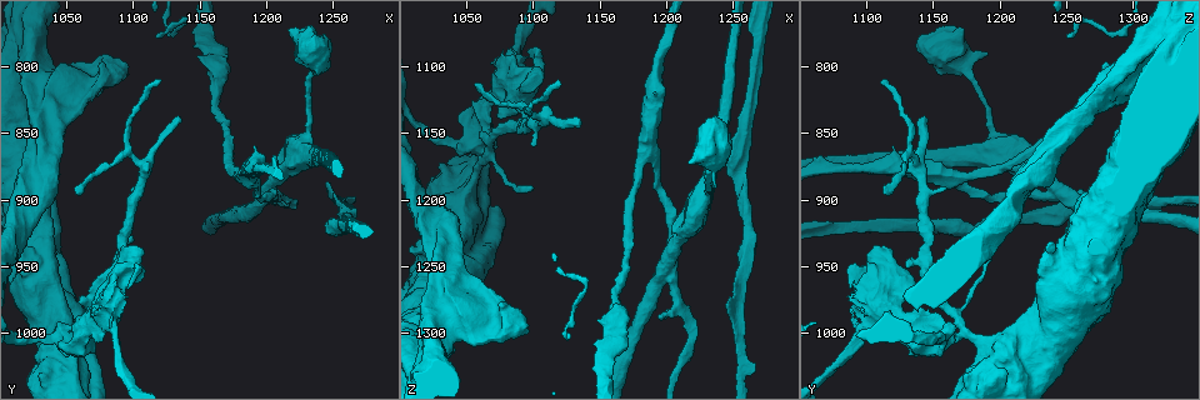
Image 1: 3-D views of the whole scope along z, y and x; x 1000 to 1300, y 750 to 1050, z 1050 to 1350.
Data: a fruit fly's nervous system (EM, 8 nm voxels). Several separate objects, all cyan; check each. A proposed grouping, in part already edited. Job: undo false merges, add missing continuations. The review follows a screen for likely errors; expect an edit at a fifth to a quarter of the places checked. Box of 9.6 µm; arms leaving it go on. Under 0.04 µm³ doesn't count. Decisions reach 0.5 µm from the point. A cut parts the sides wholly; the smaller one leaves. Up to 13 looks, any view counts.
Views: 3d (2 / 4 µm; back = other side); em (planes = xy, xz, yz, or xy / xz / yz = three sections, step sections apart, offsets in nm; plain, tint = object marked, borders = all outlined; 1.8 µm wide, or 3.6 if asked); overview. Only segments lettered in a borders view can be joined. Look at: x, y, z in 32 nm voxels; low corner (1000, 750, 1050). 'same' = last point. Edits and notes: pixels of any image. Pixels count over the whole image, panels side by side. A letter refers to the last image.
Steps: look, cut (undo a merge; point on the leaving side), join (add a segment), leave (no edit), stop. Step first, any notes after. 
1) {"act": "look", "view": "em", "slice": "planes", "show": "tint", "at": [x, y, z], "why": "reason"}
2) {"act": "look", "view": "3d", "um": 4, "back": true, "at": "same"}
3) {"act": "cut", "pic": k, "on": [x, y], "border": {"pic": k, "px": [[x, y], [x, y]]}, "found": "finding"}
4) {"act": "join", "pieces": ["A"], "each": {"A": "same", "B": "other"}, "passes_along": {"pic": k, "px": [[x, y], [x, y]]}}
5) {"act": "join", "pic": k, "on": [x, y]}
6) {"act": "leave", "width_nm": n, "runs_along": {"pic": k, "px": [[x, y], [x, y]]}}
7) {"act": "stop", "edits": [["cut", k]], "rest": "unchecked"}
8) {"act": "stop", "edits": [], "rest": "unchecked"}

{"act": "look", "view": "3d", "um": 4, "at": [1096, 956, 1112], "why": "abrupt turn"}

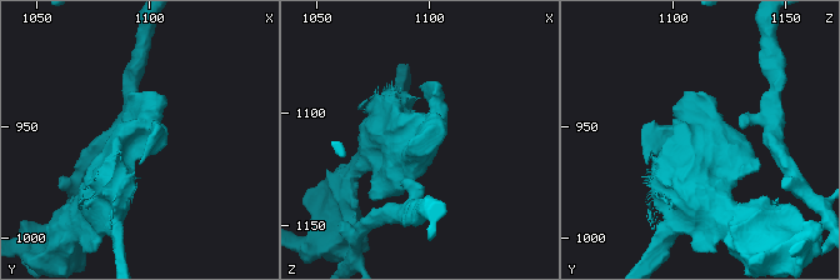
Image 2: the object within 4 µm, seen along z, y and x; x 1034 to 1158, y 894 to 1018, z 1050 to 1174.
{"act": "look", "view": "em", "slice": "xy", "step": 4, "show": "borders", "at": [1094, 954, 1111], "why": "now the EM"}

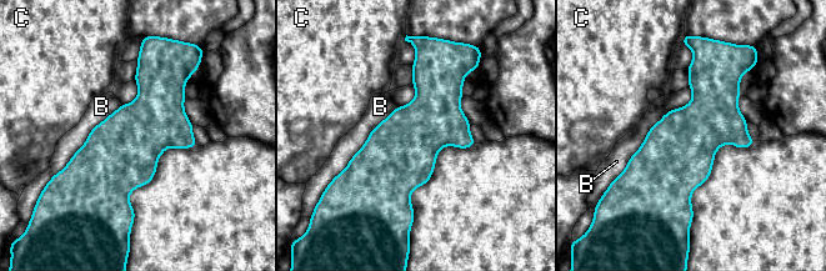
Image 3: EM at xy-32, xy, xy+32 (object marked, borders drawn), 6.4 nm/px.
{"act": "look", "view": "em", "slice": "yz", "step": 16, "show": "borders", "at": "same", "why": "another direction"}

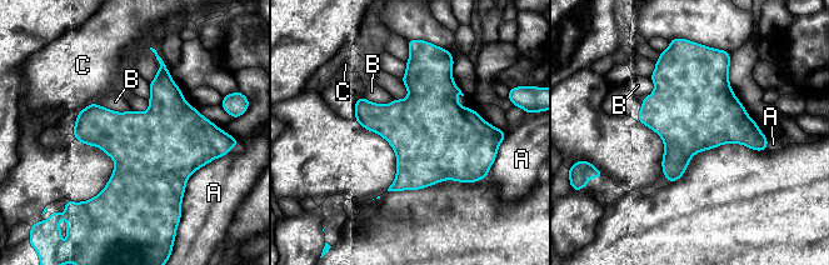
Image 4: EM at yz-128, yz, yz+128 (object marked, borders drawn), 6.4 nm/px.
{"act": "leave", "width_nm": 420, "each": {"A": "other", "B": "other", "C": "other"}, "border": {"pic": 4, "px": [[95, 103], [116, 111], [130, 110]]}, "found": "continuous, no second neuron"}

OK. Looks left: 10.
{"act": "look", "view": "3d", "um": 4, "at": [1028, 1034, 1200], "why": "touches itself"}

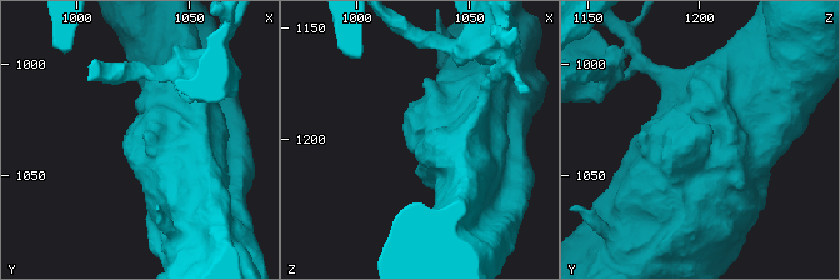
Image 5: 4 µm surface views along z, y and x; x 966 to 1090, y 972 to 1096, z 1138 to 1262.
{"act": "look", "view": "em", "um": 3.6, "slice": "planes", "show": "tint", "at": [1029, 1031, 1198], "why": "now the EM"}

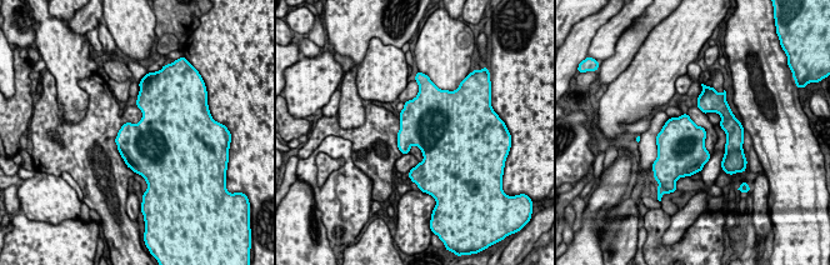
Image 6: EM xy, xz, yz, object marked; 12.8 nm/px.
{"act": "look", "view": "em", "um": 3.6, "slice": "planes", "show": "borders", "at": "same"}

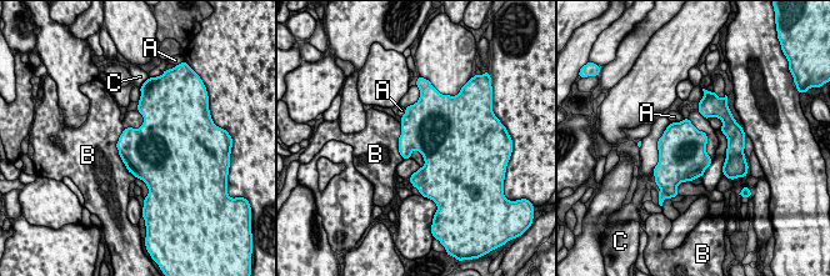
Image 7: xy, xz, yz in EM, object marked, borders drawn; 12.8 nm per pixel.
{"act": "leave", "longest_contact_nm": ["B", 650], "each": {"A": "other", "B": "other", "C": "other"}, "border": {"pic": 7, "px": [[123, 129], [118, 154], [136, 177]]}, "found": "one neuron here"}

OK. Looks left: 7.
{"act": "look", "view": "em", "um": 3.6, "slice": "yz", "step": 8, "show": "borders", "at": [1058, 894, 1112], "why": "thin end"}

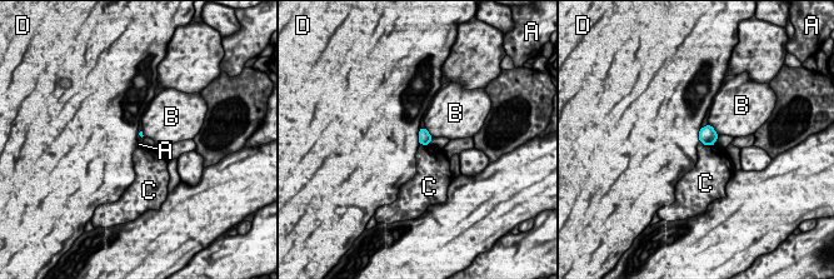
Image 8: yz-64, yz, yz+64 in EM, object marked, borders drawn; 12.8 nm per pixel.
{"act": "leave", "each": {"A": "other", "B": "other", "C": "other", "D": "other"}, "border": {"pic": 8, "px": [[419, 128], [418, 143]]}, "found": "none of them fits"}

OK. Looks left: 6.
{"act": "look", "view": "3d", "um": 2, "at": [1204, 886, 1234], "why": "three-way junction"}

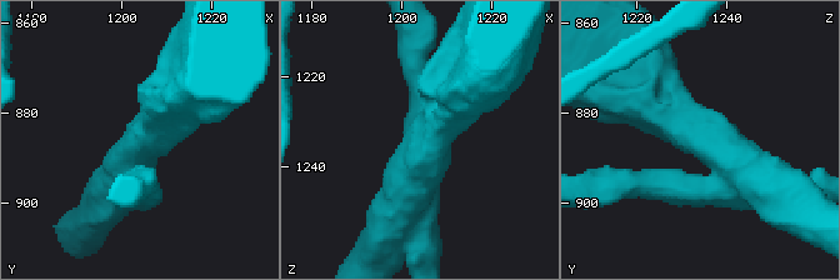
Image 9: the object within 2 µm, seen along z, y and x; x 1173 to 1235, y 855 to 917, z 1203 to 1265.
{"act": "look", "view": "em", "slice": "planes", "show": "borders", "at": [1205, 887, 1235], "arms": 3, "arm_widths_nm": [200, 360, 420]}

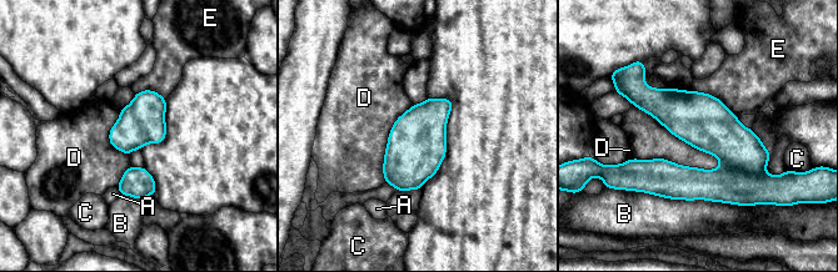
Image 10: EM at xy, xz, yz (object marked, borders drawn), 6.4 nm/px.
{"act": "cut", "pic": 10, "on": [724, 185], "each": {"A": "other", "B": "other", "C": "other", "D": "other", "E": "other"}, "border": {"pic": 10, "px": [[721, 165], [753, 175], [768, 175]]}, "found": "two neurons meet here"}

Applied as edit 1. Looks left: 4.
{"act": "look", "view": "3d", "um": 4, "at": [1266, 896, 1328], "why": "free end"}

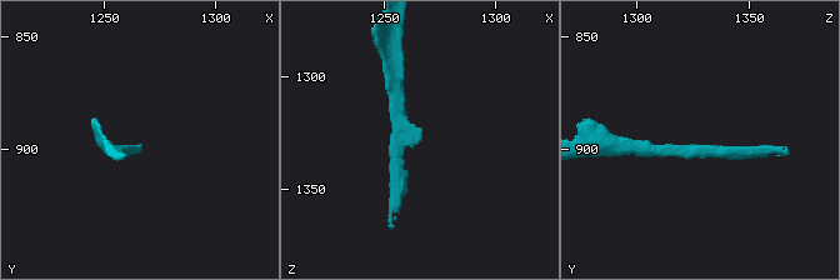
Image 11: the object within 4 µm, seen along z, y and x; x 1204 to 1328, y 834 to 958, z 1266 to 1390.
{"act": "look", "view": "em", "slice": "planes", "show": "tint", "at": [1267, 897, 1326], "arm_widths_nm": [190, 190], "why": "shape alone is not enough"}

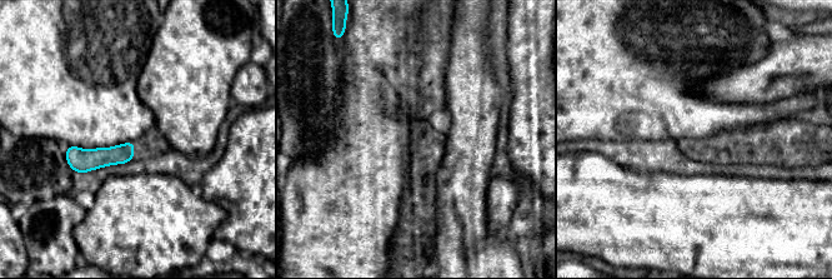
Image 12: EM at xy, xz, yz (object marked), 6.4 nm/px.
{"act": "look", "view": "em", "slice": "planes", "show": "borders", "at": "same"}

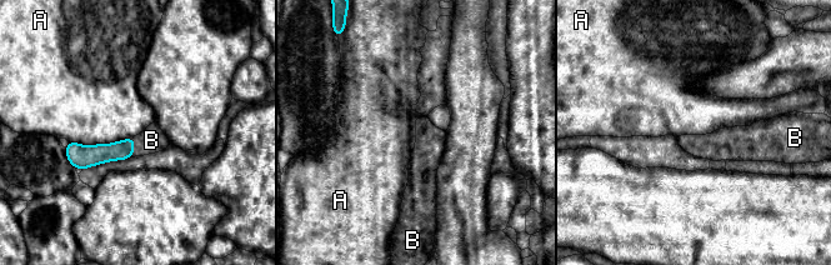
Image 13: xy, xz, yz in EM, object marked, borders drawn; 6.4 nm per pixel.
{"act": "join", "pieces": ["B"], "each": {"A": "other", "B": "same"}, "found": "the neuron continues"}

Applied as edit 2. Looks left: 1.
{"act": "stop", "edits": [["cut", 10], ["join", 13]], "rest": "unchecked"}

